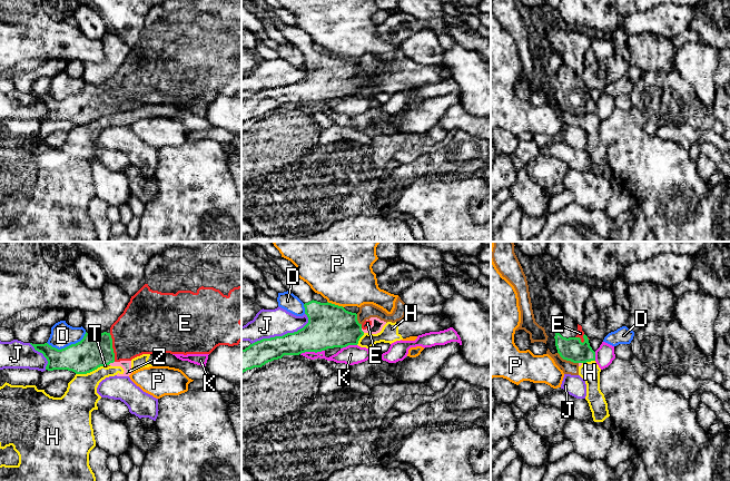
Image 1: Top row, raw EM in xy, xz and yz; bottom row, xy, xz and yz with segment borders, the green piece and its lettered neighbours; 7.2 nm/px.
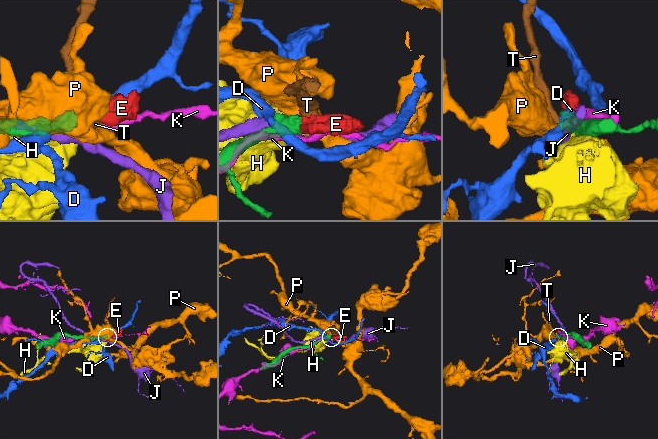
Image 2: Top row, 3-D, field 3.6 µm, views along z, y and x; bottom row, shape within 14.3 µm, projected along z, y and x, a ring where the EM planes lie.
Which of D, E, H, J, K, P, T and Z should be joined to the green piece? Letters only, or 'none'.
E

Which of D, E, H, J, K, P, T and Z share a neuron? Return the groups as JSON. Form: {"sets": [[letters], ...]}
{"sets": [["D"], ["E"], ["H", "T", "Z"], ["J"], ["K"], ["P"]]}

